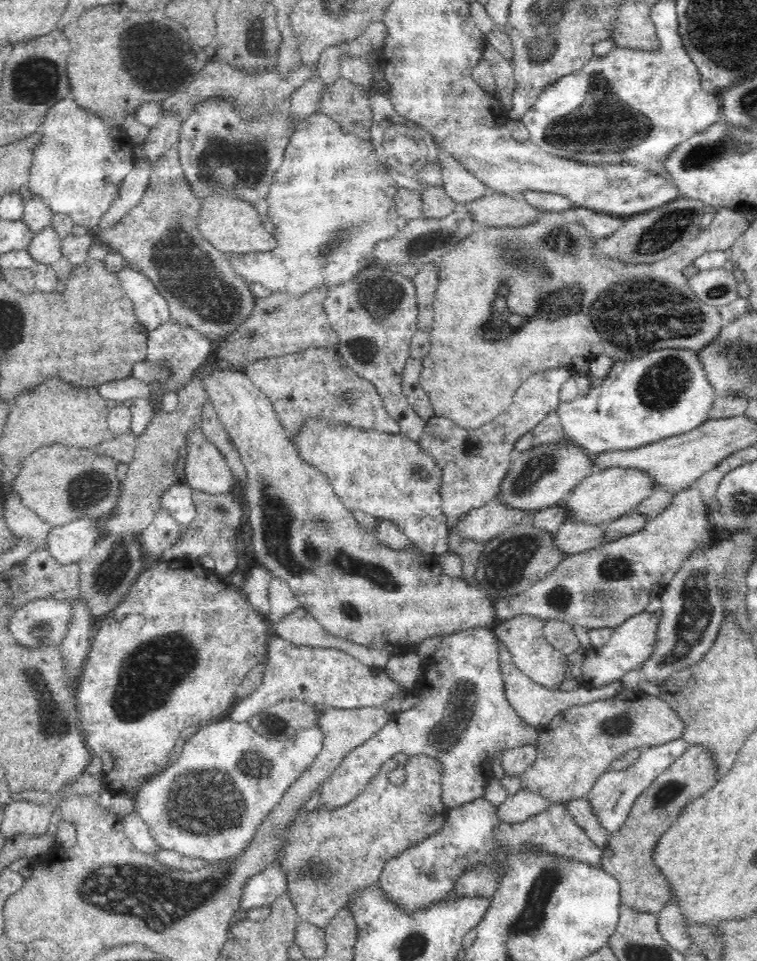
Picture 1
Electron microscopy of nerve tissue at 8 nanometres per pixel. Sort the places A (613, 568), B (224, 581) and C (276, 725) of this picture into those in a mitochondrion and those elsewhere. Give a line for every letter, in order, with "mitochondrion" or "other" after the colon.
A: mitochondrion
B: other
C: mitochondrion

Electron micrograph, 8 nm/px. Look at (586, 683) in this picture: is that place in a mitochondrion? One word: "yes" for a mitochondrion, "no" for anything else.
no

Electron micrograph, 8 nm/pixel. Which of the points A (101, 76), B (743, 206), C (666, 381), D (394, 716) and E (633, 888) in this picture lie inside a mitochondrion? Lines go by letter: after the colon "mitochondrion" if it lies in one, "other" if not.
A: other
B: other
C: mitochondrion
D: other
E: other

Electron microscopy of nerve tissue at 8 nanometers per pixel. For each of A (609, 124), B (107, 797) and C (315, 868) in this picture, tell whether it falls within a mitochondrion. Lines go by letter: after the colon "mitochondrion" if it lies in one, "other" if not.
A: mitochondrion
B: other
C: mitochondrion

